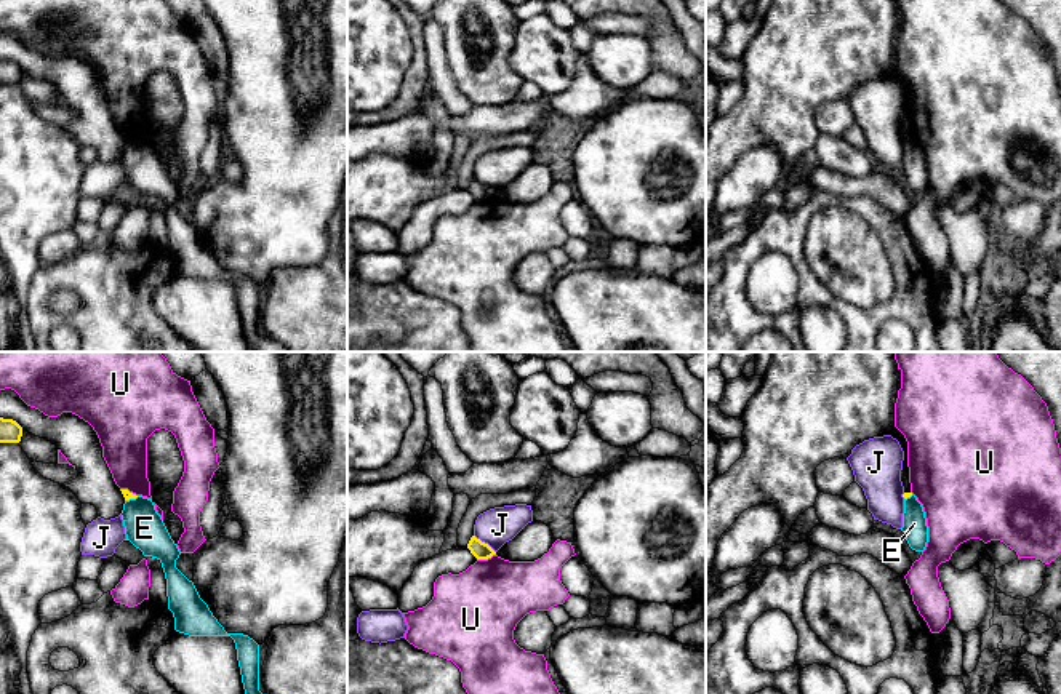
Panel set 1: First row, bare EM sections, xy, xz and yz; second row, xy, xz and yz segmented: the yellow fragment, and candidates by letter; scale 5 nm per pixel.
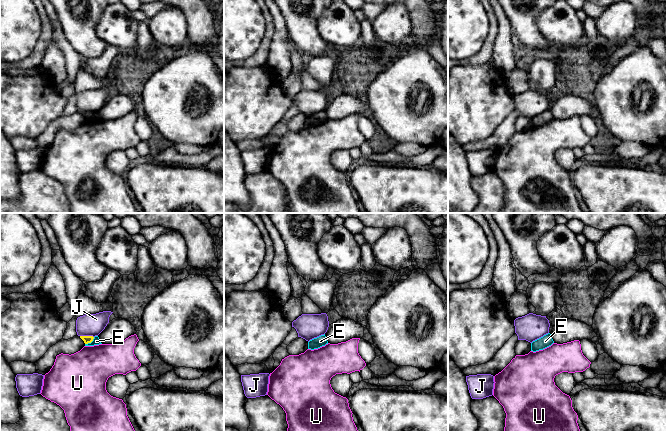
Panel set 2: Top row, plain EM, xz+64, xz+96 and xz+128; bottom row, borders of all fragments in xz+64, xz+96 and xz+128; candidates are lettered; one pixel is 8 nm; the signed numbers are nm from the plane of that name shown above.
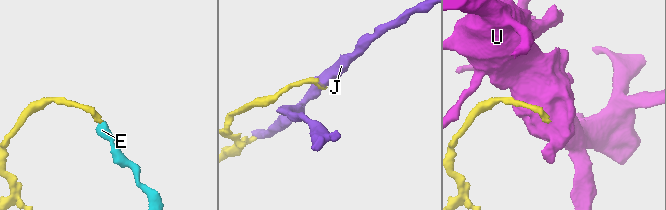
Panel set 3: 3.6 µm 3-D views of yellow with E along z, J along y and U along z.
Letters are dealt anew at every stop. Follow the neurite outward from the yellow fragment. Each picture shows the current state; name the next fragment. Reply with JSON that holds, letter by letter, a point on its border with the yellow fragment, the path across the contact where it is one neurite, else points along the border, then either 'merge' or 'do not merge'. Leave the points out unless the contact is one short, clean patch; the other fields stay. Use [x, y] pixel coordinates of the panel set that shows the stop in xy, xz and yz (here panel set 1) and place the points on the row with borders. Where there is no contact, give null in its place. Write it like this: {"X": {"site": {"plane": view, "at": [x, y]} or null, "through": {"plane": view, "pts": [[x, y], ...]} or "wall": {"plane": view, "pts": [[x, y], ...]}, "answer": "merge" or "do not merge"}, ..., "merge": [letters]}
{"E": {"site": {"plane": "xy", "at": [132, 498]}, "wall": {"plane": "xy", "pts": [[138, 496], [125, 501]]}, "answer": "do not merge"}, "J": {"site": {"plane": "xz", "at": [484, 542]}, "answer": "do not merge"}, "U": {"site": {"plane": "xz", "at": [485, 558]}, "wall": {"plane": "xz", "pts": [[495, 554], [477, 560]]}, "answer": "do not merge"}, "merge": []}

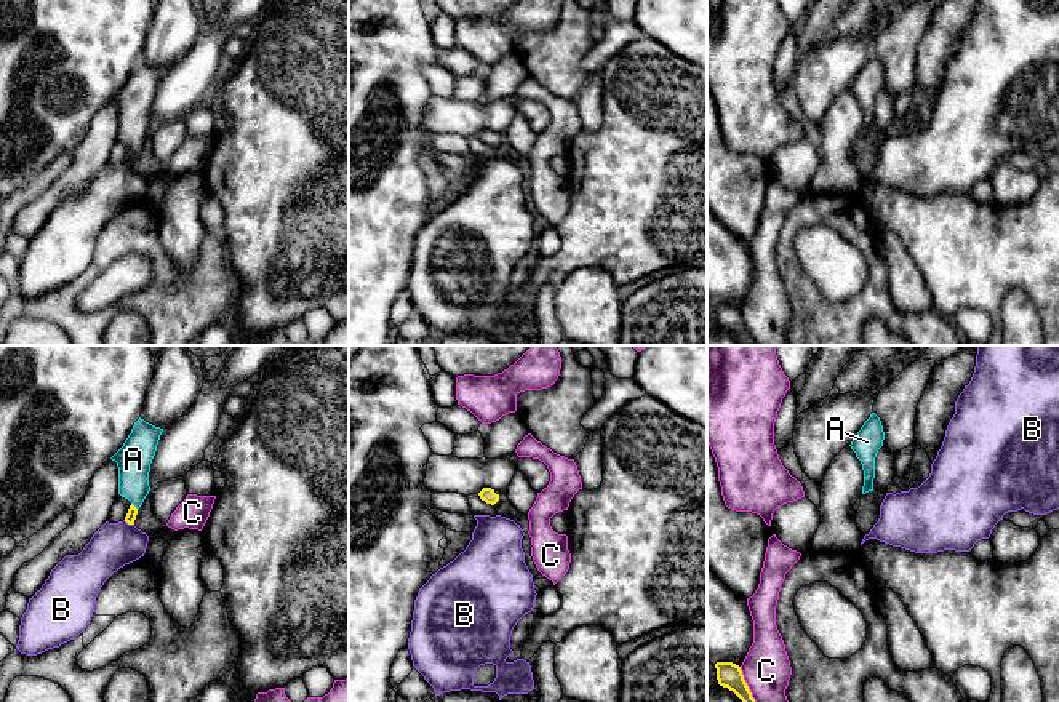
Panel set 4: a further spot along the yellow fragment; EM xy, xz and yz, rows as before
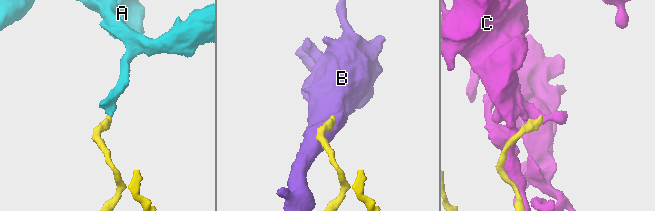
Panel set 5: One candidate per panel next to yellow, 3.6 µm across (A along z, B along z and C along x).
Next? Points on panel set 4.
{"A": {"site": {"plane": "xy", "at": [133, 506]}, "through": {"plane": "xy", "pts": [[131, 514], [133, 506], [133, 459]]}, "answer": "merge"}, "B": {"site": {"plane": "xy", "at": [128, 523]}, "answer": "do not merge"}, "C": {"site": {"plane": "yz", "at": [746, 685]}, "answer": "do not merge"}, "merge": ["A"]}

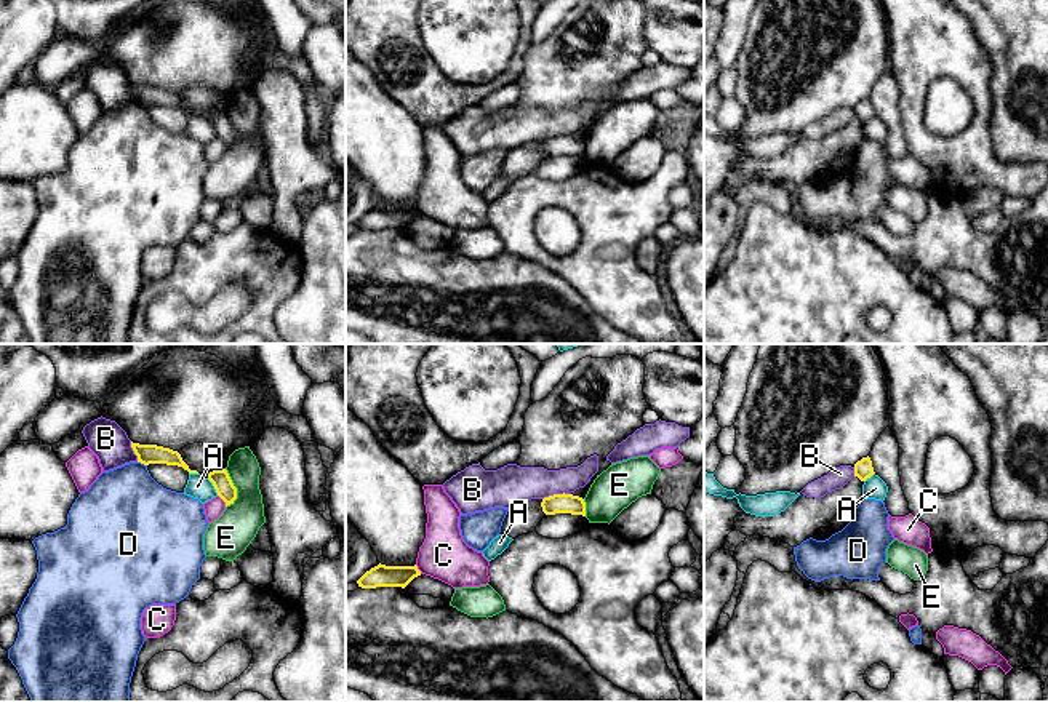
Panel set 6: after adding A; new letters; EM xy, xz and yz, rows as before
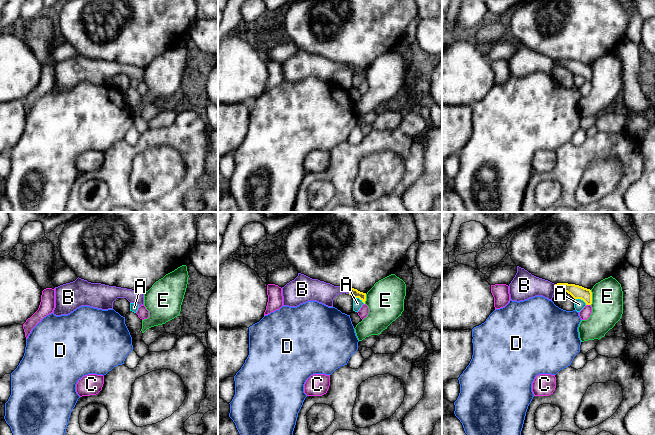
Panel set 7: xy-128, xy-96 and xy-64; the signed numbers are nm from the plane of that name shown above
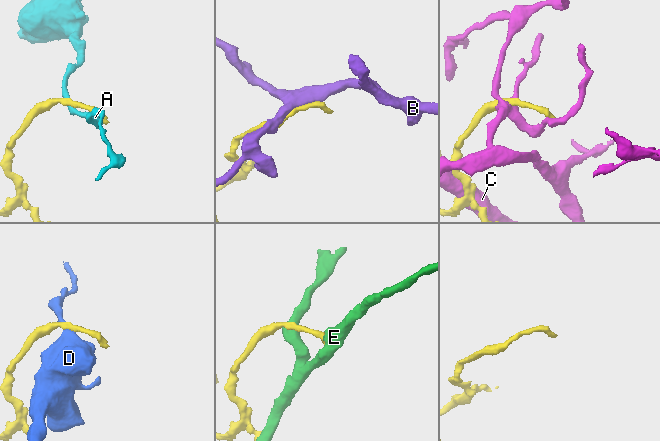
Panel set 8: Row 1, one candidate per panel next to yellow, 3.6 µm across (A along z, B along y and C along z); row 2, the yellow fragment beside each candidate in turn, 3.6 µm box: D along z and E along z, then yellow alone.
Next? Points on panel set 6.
{"A": {"site": {"plane": "xy", "at": [213, 485]}, "answer": "do not merge"}, "B": {"site": {"plane": "xz", "at": [556, 494]}, "answer": "do not merge"}, "C": {"site": {"plane": "xy", "at": [223, 499]}, "answer": "do not merge"}, "D": {"site": {"plane": "xy", "at": [143, 462]}, "wall": {"plane": "xy", "pts": [[138, 461], [146, 466]]}, "answer": "do not merge"}, "E": {"site": {"plane": "xy", "at": [236, 488]}, "answer": "do not merge"}, "merge": []}

